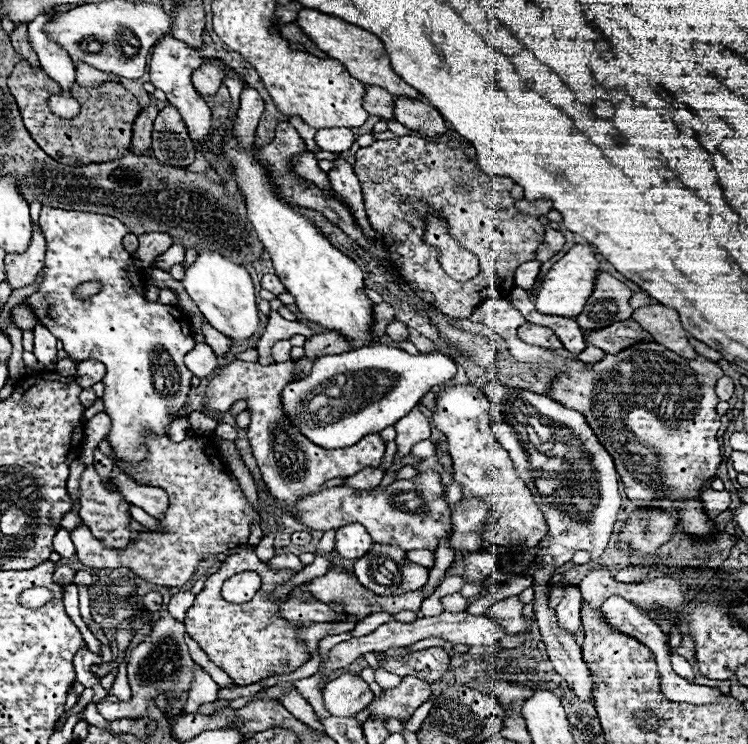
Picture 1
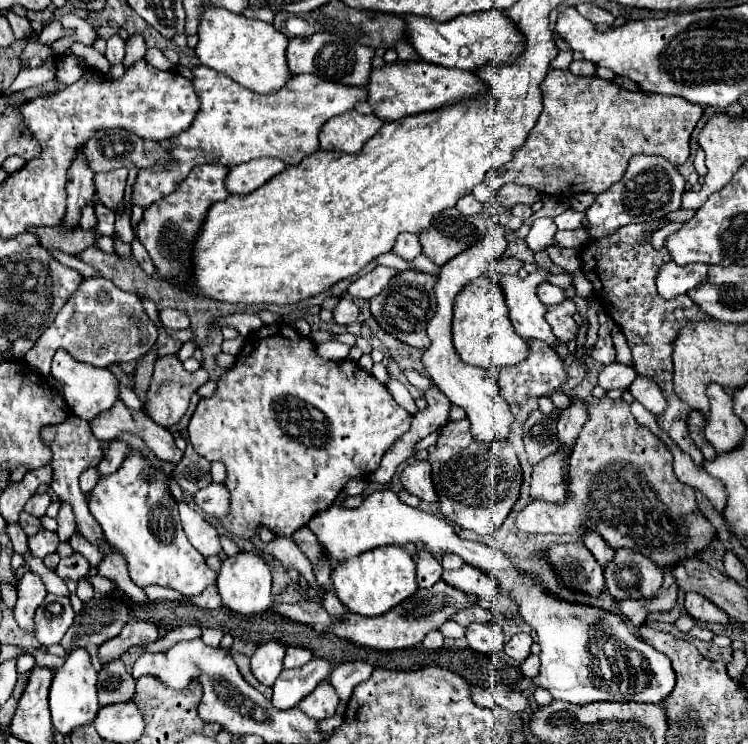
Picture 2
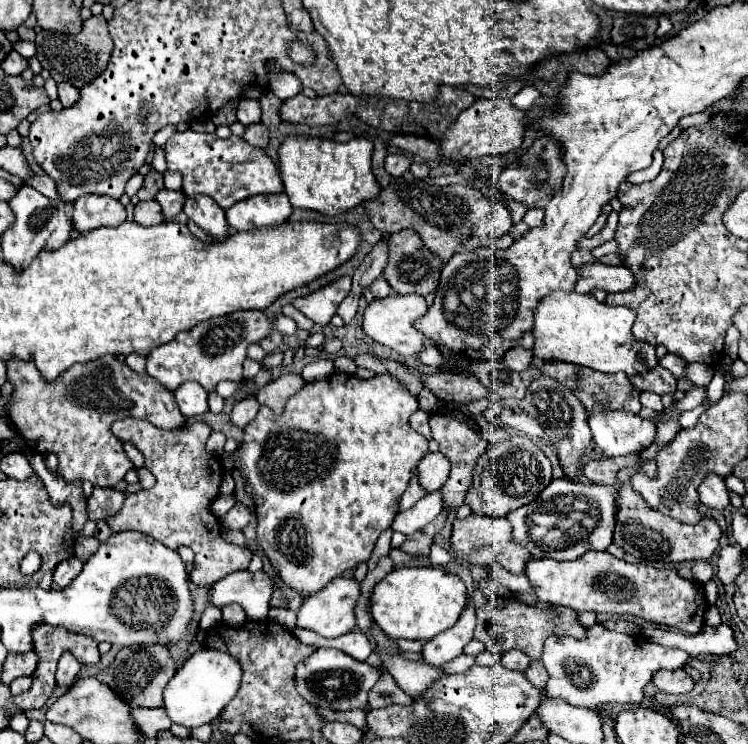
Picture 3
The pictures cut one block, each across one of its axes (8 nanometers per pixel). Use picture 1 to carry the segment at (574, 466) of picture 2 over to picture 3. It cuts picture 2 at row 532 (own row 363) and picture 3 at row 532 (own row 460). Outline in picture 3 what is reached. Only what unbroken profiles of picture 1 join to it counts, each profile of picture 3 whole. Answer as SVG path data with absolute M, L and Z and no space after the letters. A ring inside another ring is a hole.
M628 484L620 486L620 506L616 514L616 532L614 532L614 544L624 548L624 552L636 556L642 562L650 564L666 564L666 562L684 562L684 560L710 560L710 556L718 548L718 540L722 536L722 530L712 518L706 518L700 524L682 524L678 520L672 520L670 516L664 516L644 504L640 500L640 494L634 492L634 488Z

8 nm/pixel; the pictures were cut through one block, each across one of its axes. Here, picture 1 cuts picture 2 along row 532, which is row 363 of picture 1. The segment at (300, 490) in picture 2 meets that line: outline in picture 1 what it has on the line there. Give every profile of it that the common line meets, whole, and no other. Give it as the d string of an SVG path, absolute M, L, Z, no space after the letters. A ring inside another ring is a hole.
M236 360L224 368L216 376L210 378L204 394L204 406L208 412L220 410L228 412L236 400L248 400L248 410L252 412L252 422L248 426L248 438L252 444L254 458L258 460L262 478L276 500L278 508L292 516L292 506L302 500L304 496L316 494L324 488L324 482L332 478L354 476L364 468L378 468L384 456L384 442L380 434L368 434L358 444L340 448L340 450L324 450L312 444L306 436L302 436L292 424L288 422L286 414L282 412L280 392L282 388L292 382L292 360L288 362L274 362L270 366L260 366L258 362L242 362Z

